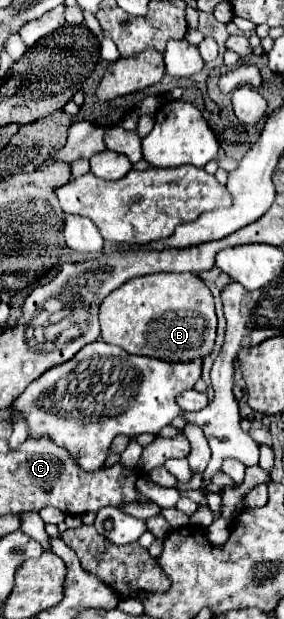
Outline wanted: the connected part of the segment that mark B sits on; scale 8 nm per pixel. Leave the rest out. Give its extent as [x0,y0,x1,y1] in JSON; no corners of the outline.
[100,273,216,361]

